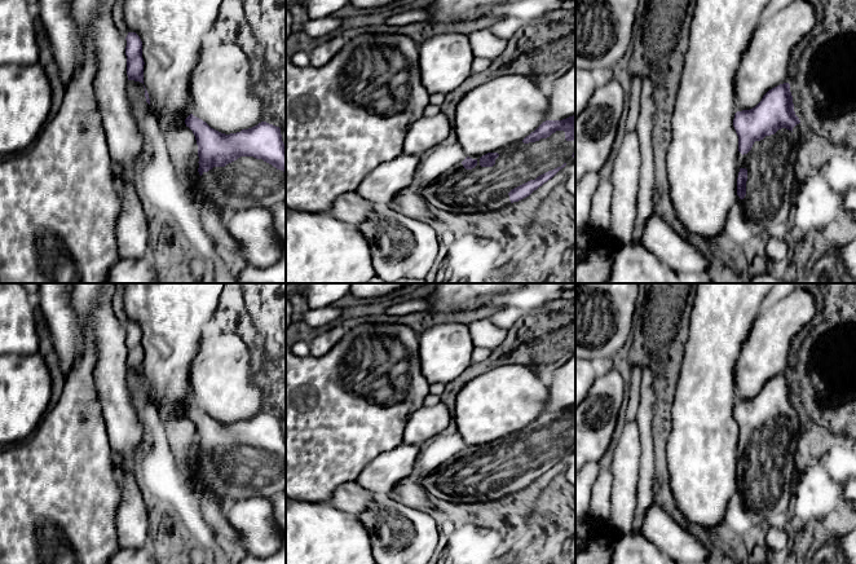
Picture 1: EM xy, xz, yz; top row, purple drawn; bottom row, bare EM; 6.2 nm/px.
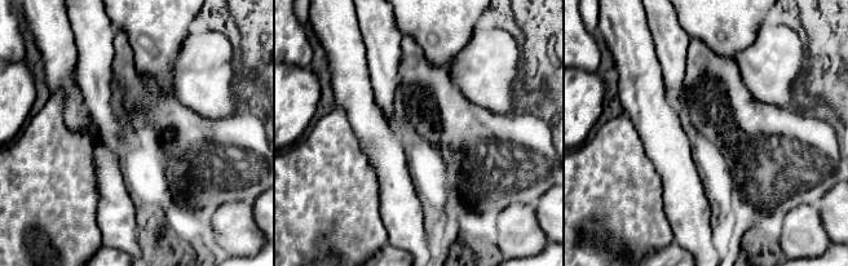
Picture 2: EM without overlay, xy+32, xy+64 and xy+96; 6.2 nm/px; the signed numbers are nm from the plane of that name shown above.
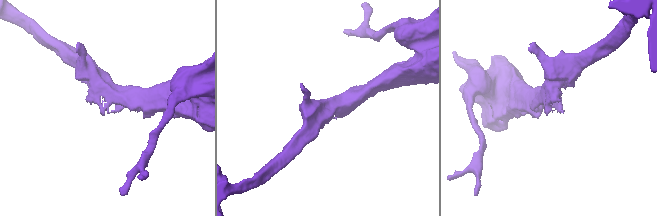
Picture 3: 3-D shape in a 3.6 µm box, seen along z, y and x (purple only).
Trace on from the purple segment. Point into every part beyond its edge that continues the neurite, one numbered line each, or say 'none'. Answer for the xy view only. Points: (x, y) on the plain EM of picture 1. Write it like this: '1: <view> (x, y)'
1: xy (246, 472)

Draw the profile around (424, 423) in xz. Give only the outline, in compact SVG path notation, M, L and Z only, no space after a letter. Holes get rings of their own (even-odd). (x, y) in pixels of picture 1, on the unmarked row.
M444 402L429 407L422 406L409 418L403 431L403 442L420 446L446 429L451 420L453 414Z

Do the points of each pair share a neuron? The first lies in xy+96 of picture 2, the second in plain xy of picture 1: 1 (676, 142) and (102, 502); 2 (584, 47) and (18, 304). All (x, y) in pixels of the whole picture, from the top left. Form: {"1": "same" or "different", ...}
{"1": "different", "2": "same"}

